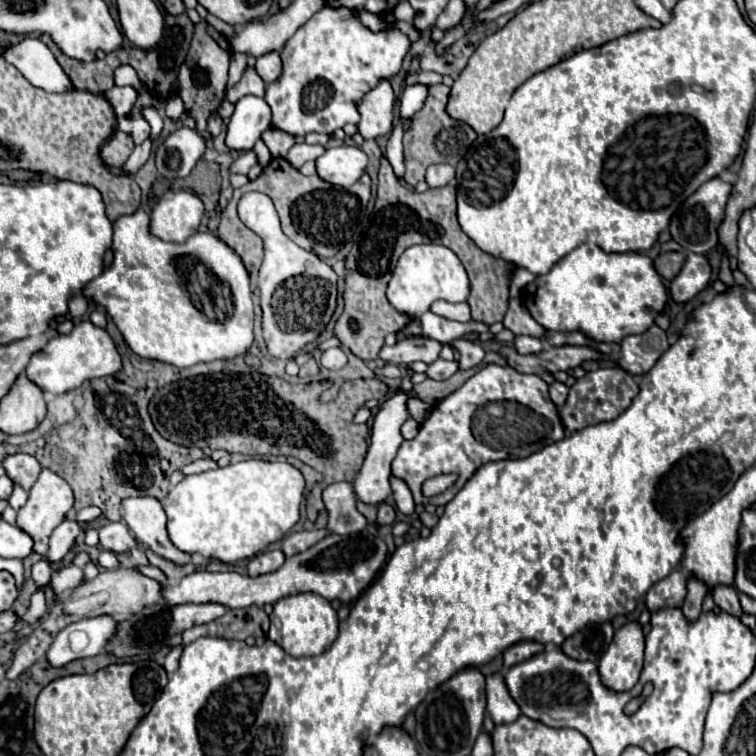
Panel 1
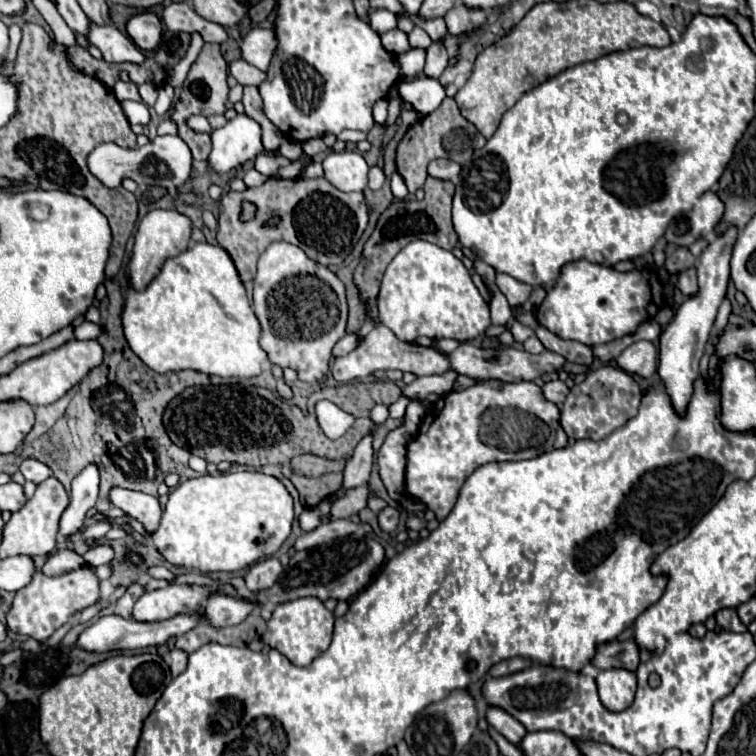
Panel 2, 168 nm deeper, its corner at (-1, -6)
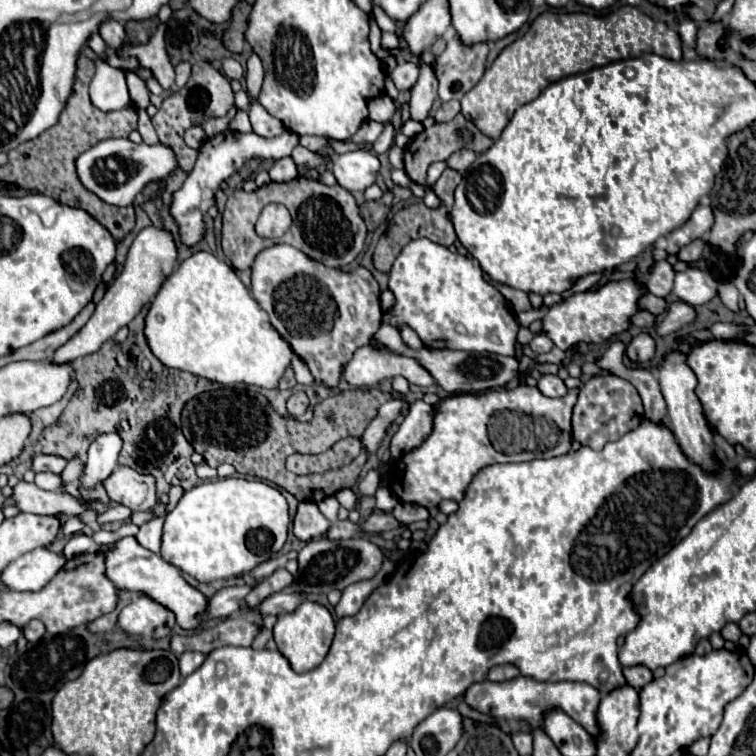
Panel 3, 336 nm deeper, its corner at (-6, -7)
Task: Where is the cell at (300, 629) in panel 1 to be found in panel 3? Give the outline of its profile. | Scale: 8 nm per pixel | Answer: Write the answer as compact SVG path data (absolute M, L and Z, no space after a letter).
M302 601L298 609L294 609L292 613L280 615L274 625L274 641L296 673L304 673L318 667L330 649L332 637L334 637L334 619L326 607L314 601Z

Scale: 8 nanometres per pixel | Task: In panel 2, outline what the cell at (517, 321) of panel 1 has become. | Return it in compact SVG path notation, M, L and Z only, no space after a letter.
M539 326L535 330L537 338L543 342L543 346L547 350L553 350L557 354L561 354L565 360L569 362L575 362L575 364L583 364L583 366L591 366L593 360L595 360L595 354L591 350L591 346L585 346L581 342L575 342L575 340L561 340L557 338L555 334L551 334L547 328Z

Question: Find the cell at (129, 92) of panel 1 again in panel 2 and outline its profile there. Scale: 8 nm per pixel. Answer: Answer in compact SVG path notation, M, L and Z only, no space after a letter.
M119 80L115 86L113 86L113 94L119 98L119 100L137 100L141 102L141 96L139 96L139 90L133 82L123 82Z

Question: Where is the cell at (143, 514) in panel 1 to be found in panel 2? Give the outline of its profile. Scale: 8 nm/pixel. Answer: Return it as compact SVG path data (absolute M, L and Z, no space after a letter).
M113 486L109 490L109 498L111 504L121 508L123 512L127 512L131 518L139 520L147 532L155 532L161 520L161 508L159 508L159 500L155 496L137 492L137 490L127 490L127 488L119 488Z

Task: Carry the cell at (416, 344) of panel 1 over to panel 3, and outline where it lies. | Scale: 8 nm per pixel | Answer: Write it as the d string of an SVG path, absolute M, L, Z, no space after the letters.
M370 343L356 349L354 357L344 367L344 381L354 387L374 387L382 379L394 379L396 375L406 377L418 387L436 385L436 379L420 365L418 359L394 353L384 345Z

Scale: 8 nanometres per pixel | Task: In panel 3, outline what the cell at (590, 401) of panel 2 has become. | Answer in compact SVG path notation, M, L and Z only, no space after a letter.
M612 373L594 375L588 383L582 385L578 393L578 401L572 413L572 437L586 447L600 449L608 441L616 441L628 431L636 429L642 417L644 417L642 399L630 381Z

